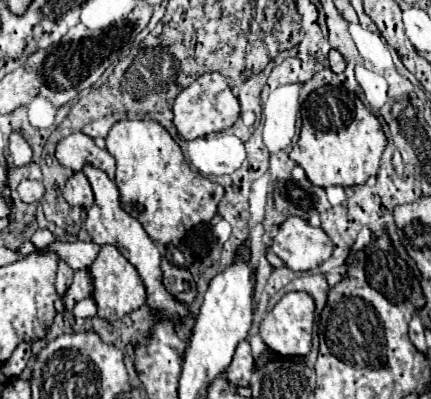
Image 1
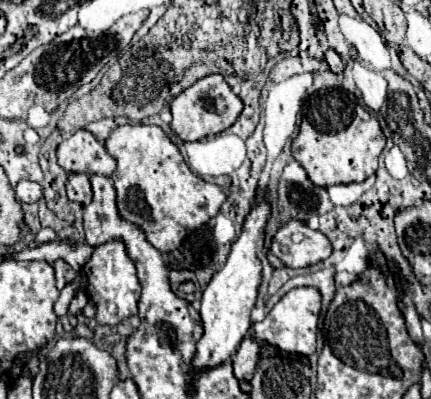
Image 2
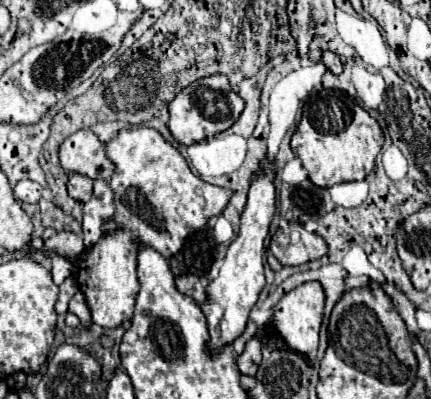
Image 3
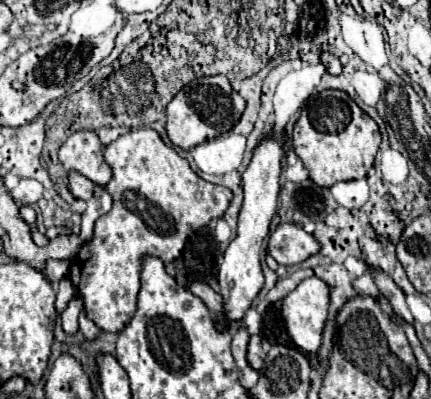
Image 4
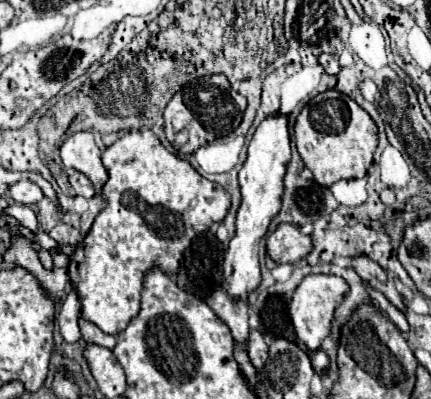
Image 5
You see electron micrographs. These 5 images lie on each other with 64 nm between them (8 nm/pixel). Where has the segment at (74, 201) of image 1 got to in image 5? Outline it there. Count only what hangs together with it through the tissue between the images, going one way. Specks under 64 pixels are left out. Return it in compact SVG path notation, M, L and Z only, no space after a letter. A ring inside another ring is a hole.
M70 168L70 170L68 170L68 178L70 178L70 184L72 184L72 188L74 188L74 192L76 192L78 196L92 198L92 196L96 194L94 184L92 184L92 182L82 174L82 172L78 172L78 170Z

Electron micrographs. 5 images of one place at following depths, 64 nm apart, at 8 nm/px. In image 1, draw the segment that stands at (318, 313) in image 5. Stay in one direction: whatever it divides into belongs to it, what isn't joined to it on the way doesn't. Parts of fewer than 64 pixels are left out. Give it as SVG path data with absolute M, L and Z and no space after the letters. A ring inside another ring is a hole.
M288 292L280 298L280 302L266 314L260 322L260 338L278 354L284 356L308 356L312 346L312 328L314 328L314 298L308 292Z

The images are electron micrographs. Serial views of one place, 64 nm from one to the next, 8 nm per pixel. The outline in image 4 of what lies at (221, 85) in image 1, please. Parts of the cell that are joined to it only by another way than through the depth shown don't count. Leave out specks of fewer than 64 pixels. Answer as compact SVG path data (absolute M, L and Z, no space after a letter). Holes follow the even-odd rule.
M204 76L186 84L166 108L166 132L174 146L188 150L228 132L244 112L244 98L232 90L226 76Z

